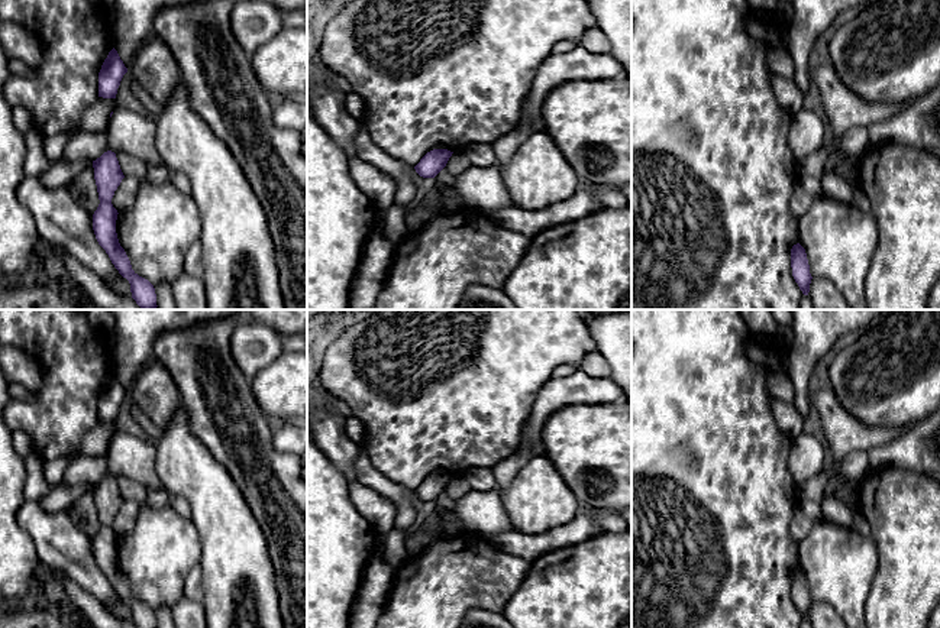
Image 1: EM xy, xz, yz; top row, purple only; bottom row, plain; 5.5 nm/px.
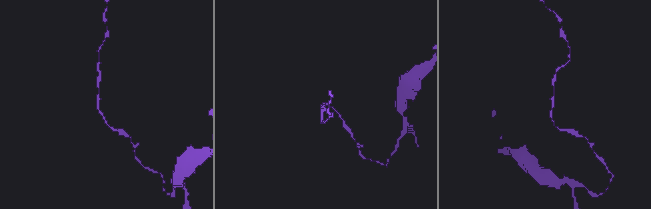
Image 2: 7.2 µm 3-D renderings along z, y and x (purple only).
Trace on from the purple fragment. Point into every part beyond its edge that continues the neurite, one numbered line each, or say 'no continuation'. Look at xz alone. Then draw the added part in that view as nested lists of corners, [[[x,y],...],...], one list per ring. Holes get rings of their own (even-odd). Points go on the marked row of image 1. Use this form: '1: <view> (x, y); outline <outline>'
no continuation

